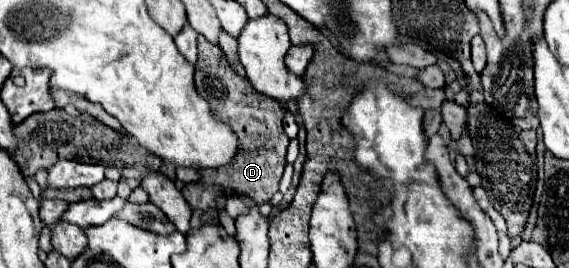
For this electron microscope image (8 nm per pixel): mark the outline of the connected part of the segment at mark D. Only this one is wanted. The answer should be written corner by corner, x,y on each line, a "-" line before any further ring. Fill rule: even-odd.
202,35
198,37
198,65
196,65
196,73
194,73
194,83
196,83
198,95
210,103
212,115
218,121
230,123
234,133
240,137
238,151
228,165
222,165
216,169
198,169
202,179
196,183
188,183
182,189
182,195
186,197
186,201
192,209
190,229
200,229
202,225
220,225
218,209
216,209
218,197
228,199
238,193
246,193
258,205
272,199
272,195
278,191
278,183
280,183
284,167
286,167
286,147
288,147
290,139
286,137
286,133
282,129
282,119
284,119
282,105
272,97
256,93
256,89
250,85
250,81
240,79
240,75
226,61
222,49
218,45
208,43

